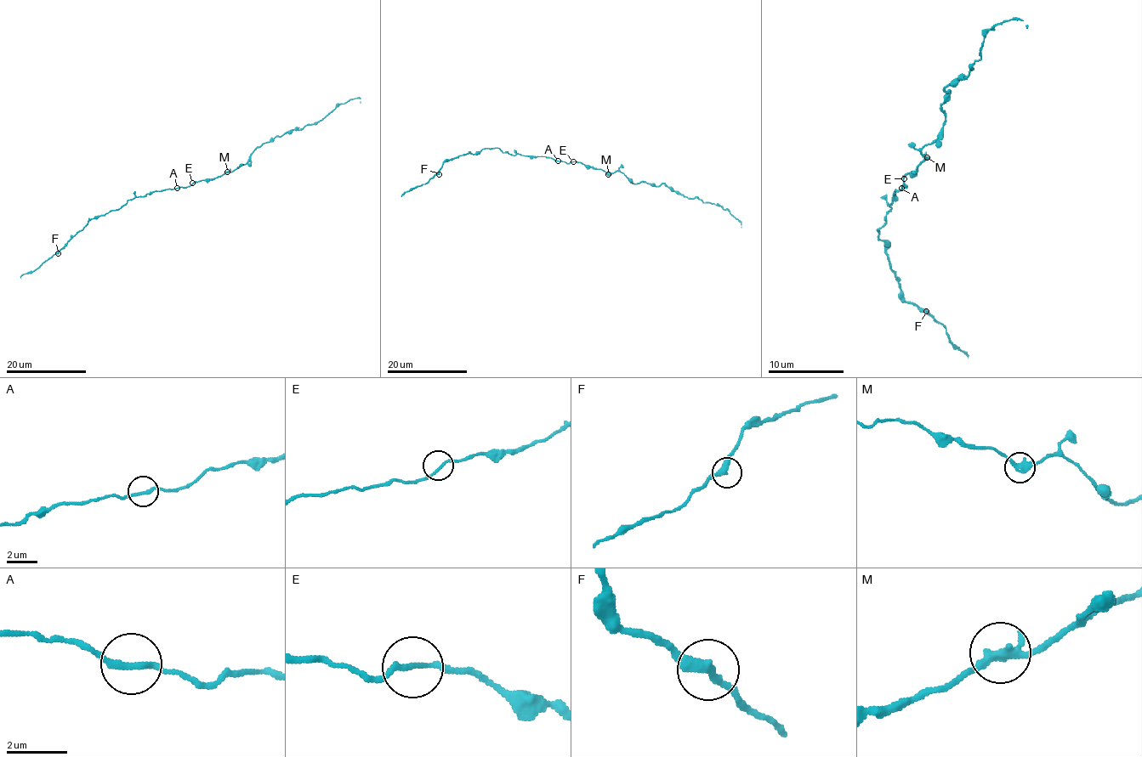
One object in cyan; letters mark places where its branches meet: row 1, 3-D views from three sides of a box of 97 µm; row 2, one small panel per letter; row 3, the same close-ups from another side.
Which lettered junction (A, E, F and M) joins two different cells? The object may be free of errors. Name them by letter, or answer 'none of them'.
none of them

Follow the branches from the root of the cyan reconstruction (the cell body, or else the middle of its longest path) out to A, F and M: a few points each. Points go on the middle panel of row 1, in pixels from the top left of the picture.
A: (574, 161), (558, 161)
F: (574, 161), (511, 155), (497, 148), (491, 148), (446, 160), (439, 174)
M: (574, 161), (601, 169), (608, 174)

